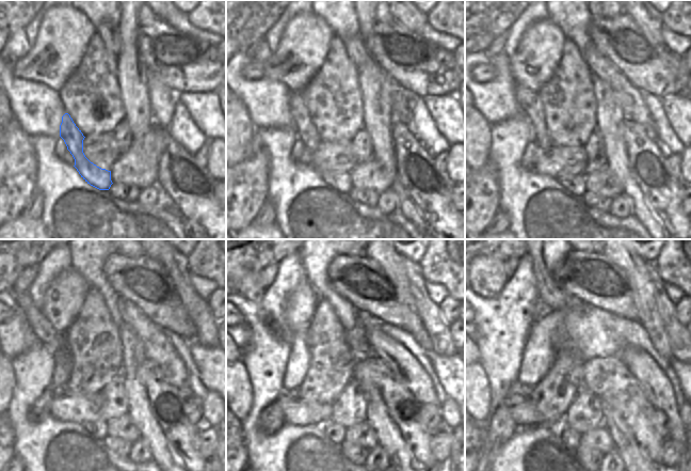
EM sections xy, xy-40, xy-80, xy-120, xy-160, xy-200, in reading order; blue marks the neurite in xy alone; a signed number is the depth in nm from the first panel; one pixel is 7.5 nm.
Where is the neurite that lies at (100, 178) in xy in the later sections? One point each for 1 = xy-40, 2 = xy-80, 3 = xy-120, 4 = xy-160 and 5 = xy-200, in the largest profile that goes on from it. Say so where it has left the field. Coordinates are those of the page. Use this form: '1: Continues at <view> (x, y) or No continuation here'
1: Continues at xy-40 (306, 131)
2: Continues at xy-80 (530, 103)
3: Continues at xy-120 (53, 341)
4: Continues at xy-160 (250, 287)
5: Continues at xy-200 (487, 277)

